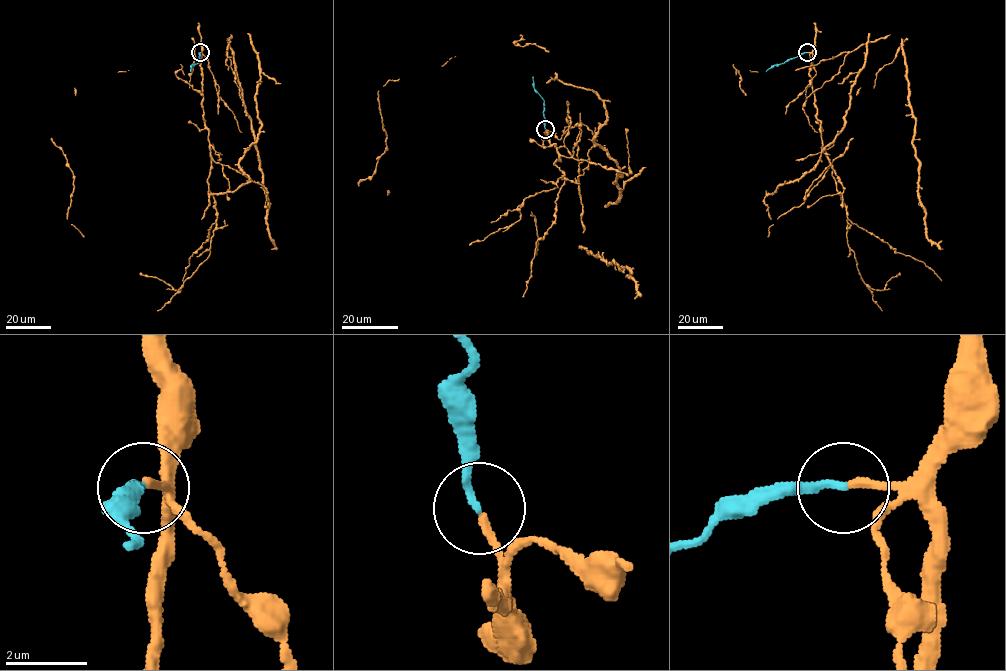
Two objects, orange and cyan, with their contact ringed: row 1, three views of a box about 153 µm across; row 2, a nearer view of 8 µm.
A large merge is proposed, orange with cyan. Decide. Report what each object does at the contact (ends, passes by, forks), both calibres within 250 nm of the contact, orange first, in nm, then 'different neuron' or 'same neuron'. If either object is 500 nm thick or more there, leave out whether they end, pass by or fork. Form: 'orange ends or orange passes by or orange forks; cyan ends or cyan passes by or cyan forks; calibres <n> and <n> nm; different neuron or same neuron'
orange ends; cyan ends; calibres 180 and 180 nm; same neuron

